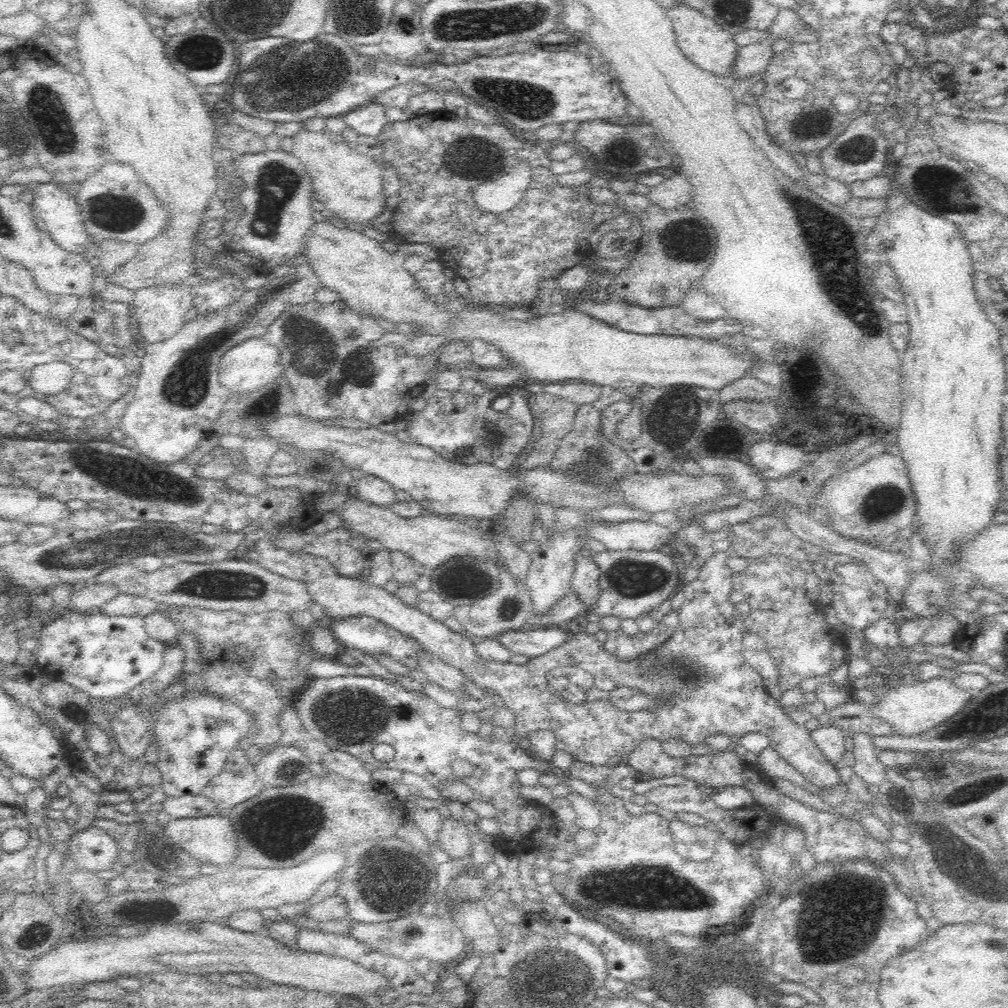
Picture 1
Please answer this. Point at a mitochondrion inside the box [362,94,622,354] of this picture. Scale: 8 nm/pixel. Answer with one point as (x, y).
(478, 153)

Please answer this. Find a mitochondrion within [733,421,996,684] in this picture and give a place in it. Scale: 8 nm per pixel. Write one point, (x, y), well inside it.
(884, 501)

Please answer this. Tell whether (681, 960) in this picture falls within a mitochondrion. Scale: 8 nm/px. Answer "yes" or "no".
no

